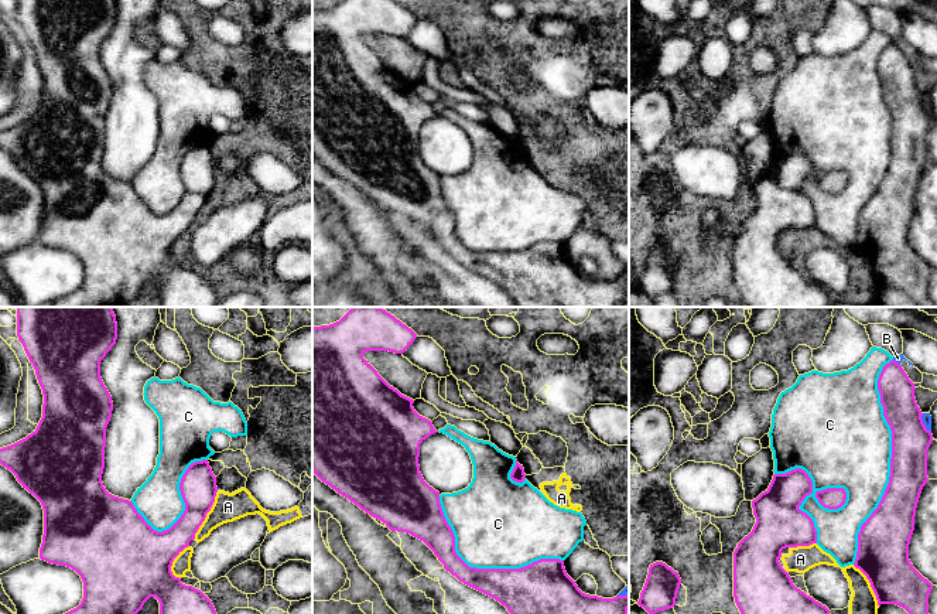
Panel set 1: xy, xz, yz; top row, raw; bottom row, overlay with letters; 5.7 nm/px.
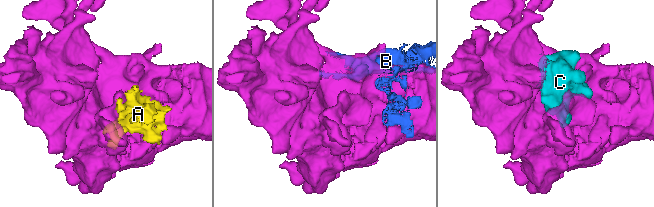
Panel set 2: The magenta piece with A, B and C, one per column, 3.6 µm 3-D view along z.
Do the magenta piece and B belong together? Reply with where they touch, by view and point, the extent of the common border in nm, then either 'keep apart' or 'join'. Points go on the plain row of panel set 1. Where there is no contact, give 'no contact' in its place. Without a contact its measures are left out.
meets magenta in yz at (923, 106); contact 120 nm long; keep apart

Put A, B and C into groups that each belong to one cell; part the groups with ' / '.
A B / C

